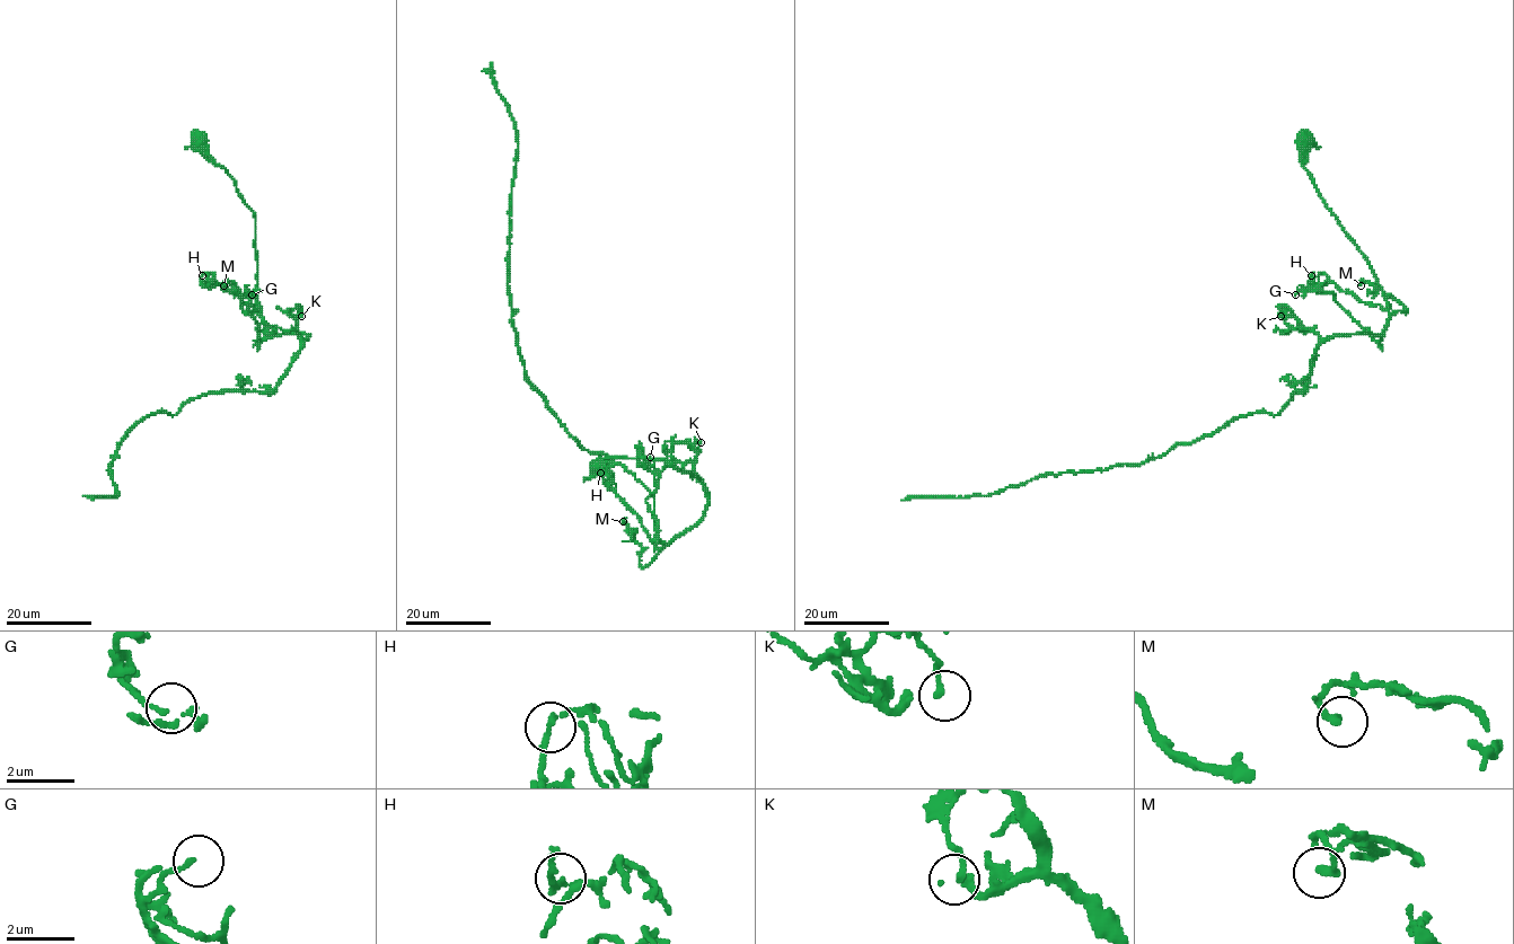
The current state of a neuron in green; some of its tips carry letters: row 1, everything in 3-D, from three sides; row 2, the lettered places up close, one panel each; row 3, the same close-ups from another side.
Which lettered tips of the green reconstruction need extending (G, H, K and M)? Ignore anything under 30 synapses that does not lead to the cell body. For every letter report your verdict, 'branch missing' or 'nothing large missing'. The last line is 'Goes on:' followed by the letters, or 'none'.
G: nothing large missing
H: nothing large missing
K: nothing large missing
M: nothing large missing
Goes on: none

